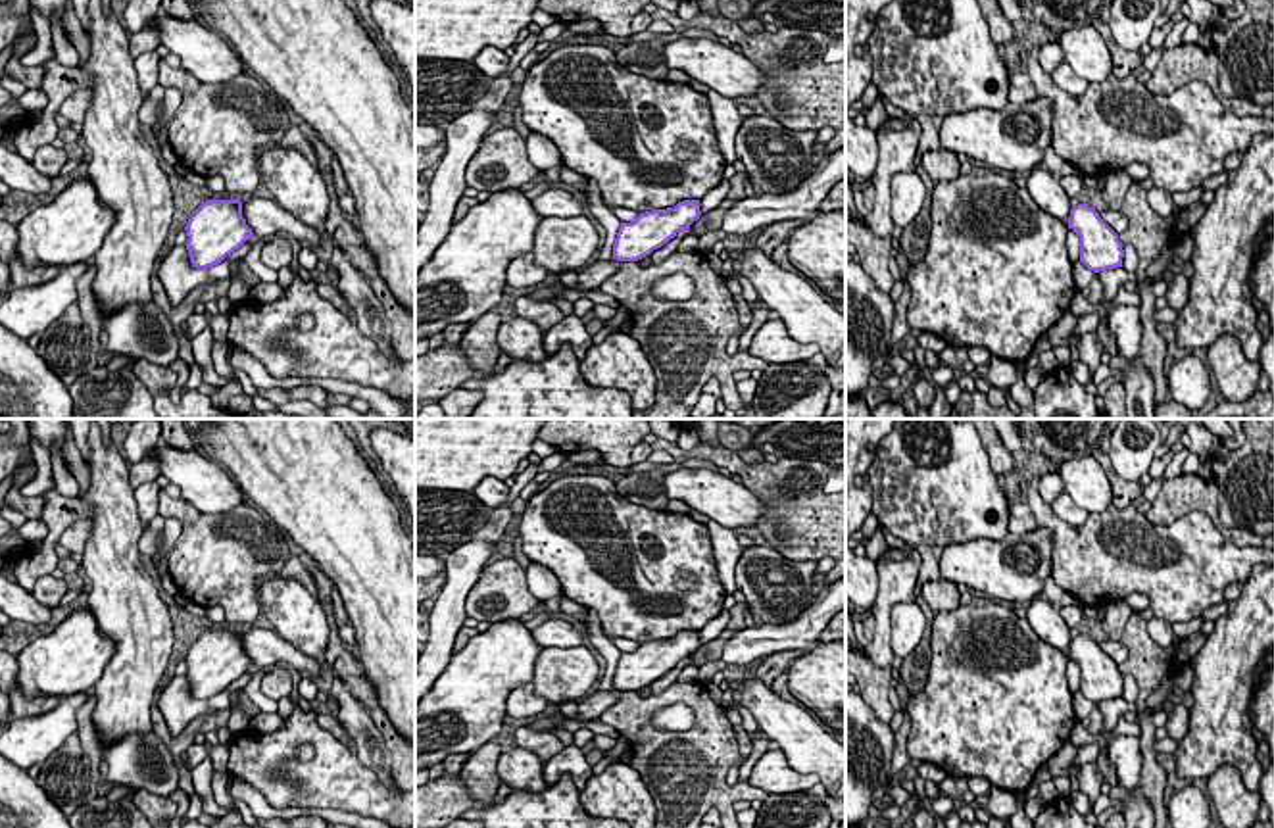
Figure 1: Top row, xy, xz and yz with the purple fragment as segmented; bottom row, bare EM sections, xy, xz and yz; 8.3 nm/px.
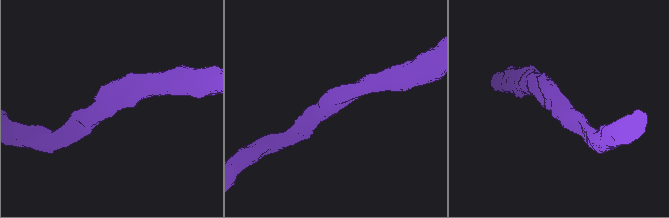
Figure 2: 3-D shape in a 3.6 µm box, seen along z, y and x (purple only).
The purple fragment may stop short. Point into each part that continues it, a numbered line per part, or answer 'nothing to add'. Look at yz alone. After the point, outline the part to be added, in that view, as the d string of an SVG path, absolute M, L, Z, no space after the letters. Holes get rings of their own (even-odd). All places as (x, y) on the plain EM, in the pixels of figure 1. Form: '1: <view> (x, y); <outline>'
1: yz (1113, 648); M1103 640L1099 647L1116 663L1122 665L1128 659L1128 647L1120 640Z

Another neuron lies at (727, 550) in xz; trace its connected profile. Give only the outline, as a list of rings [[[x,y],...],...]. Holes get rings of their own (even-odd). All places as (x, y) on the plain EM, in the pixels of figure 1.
[[[715,521],[707,523],[713,555],[719,571],[719,578],[726,590],[726,594],[734,594],[736,590],[736,563],[744,551],[738,544],[734,530],[721,526]]]

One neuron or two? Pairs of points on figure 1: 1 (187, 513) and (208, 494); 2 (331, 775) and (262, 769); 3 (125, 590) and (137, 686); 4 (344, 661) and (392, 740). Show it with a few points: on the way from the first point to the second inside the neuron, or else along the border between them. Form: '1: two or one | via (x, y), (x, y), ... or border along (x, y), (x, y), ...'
1: two | border along (181, 496), (202, 513)
2: one | via (314, 775), (293, 775), (279, 767)
3: one | via (131, 613), (137, 621), (137, 663)
4: one | via (356, 681), (381, 721)

